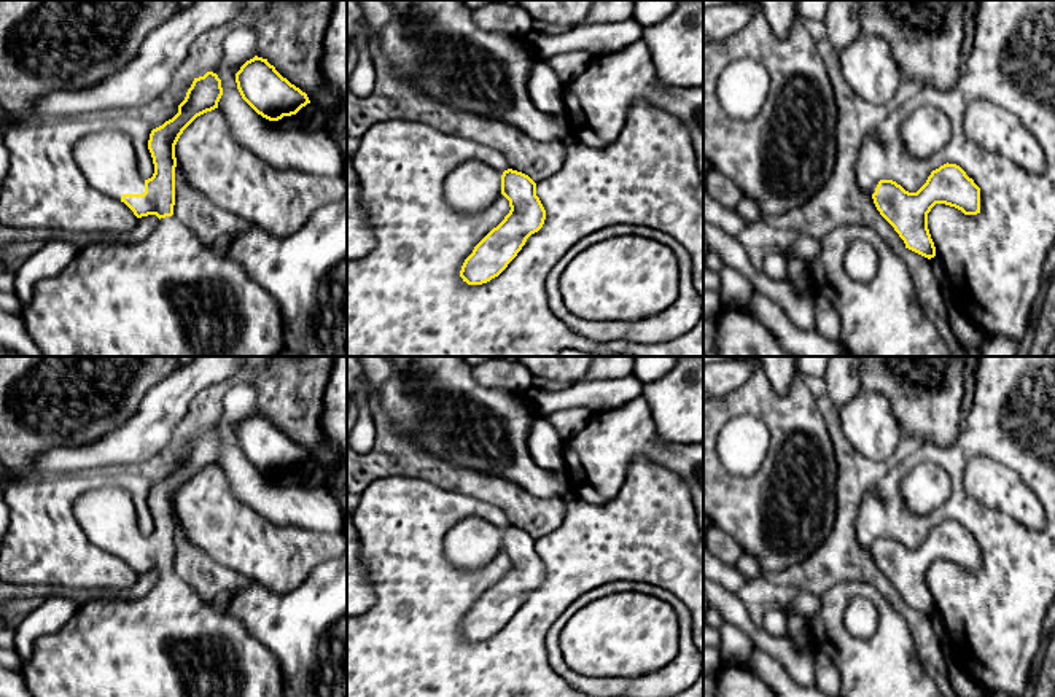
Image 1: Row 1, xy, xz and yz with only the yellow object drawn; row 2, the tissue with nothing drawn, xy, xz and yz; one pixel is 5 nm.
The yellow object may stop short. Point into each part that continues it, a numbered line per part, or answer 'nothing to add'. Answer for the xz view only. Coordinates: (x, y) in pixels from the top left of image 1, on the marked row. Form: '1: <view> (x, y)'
1: xz (476, 186)

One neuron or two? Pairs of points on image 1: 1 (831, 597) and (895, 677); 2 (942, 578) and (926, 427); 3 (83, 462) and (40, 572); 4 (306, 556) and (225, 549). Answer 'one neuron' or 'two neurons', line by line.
1: one neuron
2: two neurons
3: two neurons
4: one neuron

